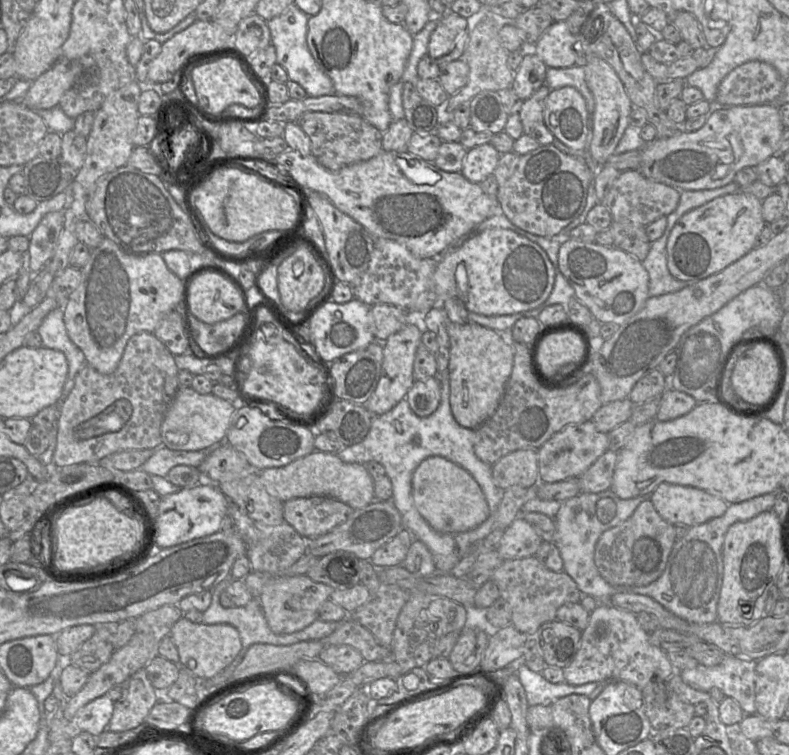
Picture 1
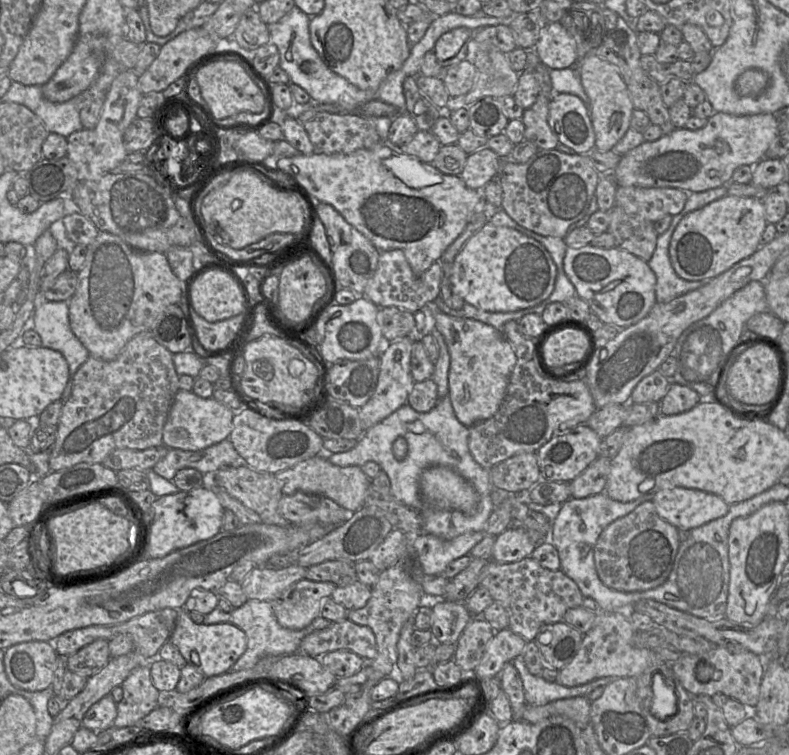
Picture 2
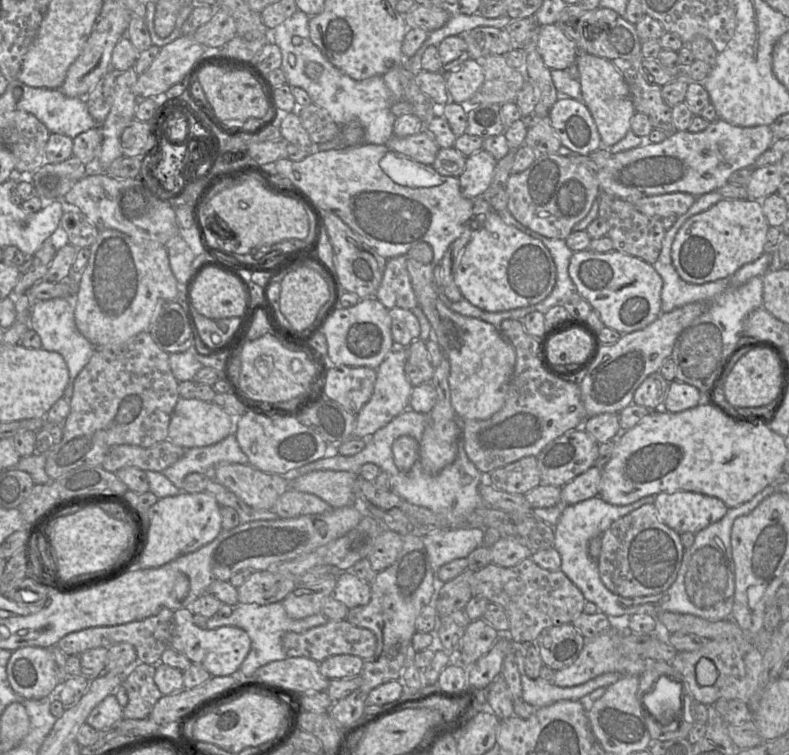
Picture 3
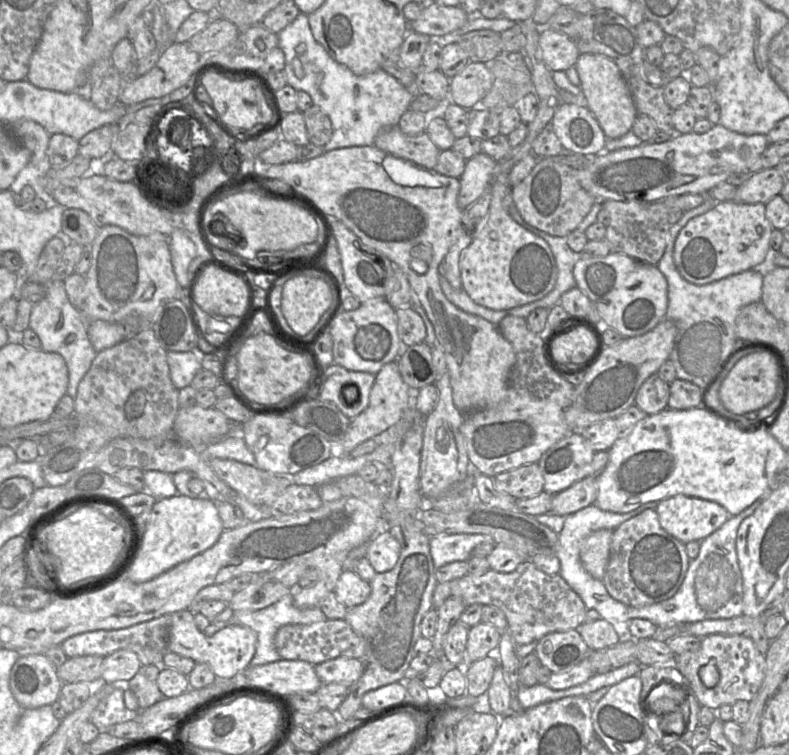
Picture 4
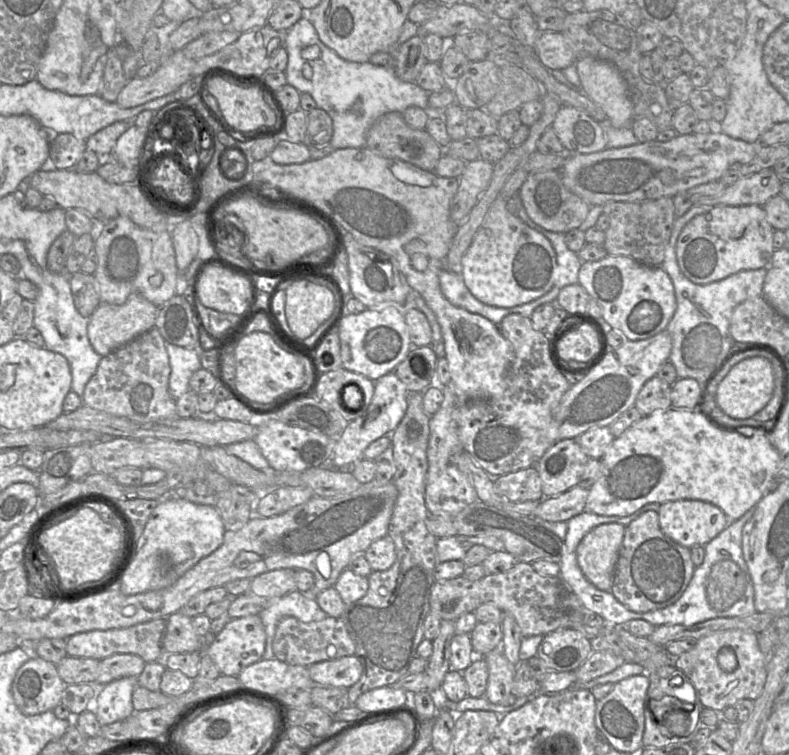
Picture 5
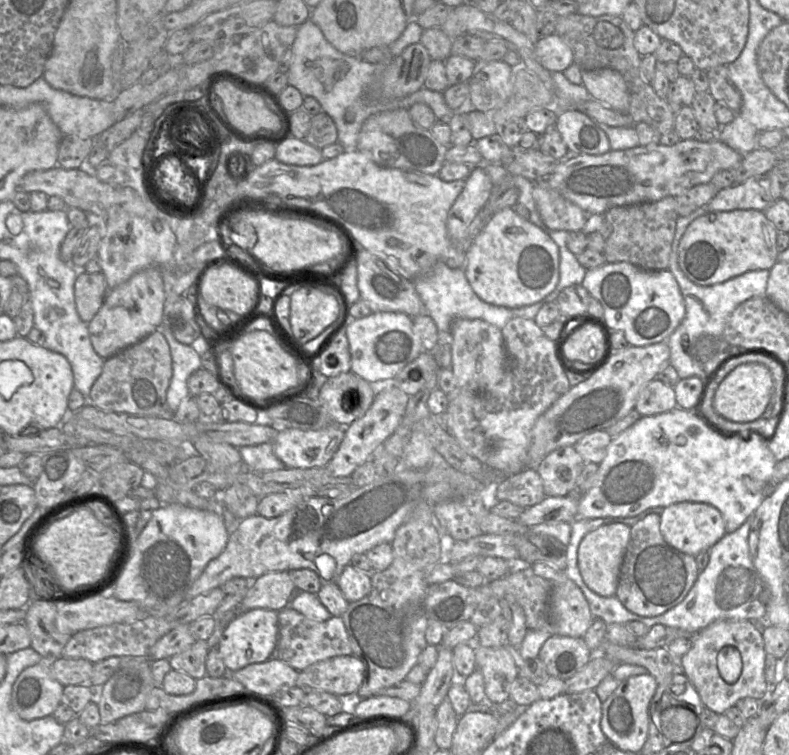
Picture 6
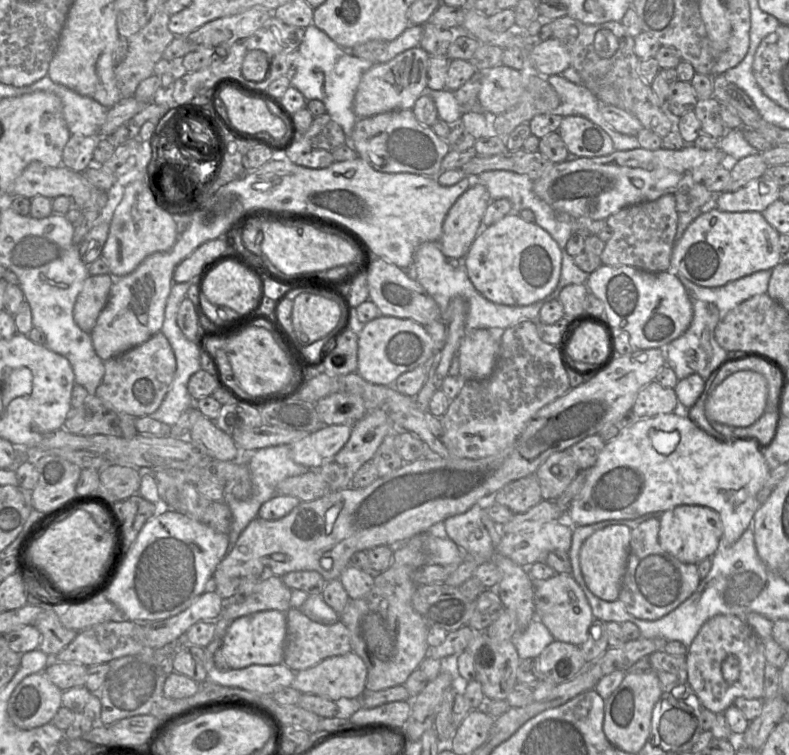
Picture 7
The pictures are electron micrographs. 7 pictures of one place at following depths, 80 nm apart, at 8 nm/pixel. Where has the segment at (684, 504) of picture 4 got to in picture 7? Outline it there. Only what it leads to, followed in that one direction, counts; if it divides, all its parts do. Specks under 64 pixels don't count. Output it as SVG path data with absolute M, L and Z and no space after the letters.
M679 505L660 517L659 543L663 550L685 564L711 558L721 544L723 525L719 514L705 506Z

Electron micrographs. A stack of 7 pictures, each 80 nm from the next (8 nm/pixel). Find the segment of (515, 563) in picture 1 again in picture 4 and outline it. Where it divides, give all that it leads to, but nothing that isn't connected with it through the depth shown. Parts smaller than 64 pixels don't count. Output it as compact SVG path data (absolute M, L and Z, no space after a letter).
M524 560L517 568L509 573L502 573L489 569L482 575L466 574L463 577L438 583L432 599L433 608L439 608L450 596L461 597L466 606L472 604L494 605L500 608L507 619L508 630L518 645L539 641L545 635L555 631L577 629L585 622L587 609L580 596L558 574L546 574L536 568L532 560Z

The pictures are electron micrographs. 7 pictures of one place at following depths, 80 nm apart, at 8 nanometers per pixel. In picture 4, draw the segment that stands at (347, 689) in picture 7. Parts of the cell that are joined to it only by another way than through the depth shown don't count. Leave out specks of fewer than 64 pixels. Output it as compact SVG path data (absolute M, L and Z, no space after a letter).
M338 657L314 666L323 683L356 683L363 673L363 661L358 658Z

